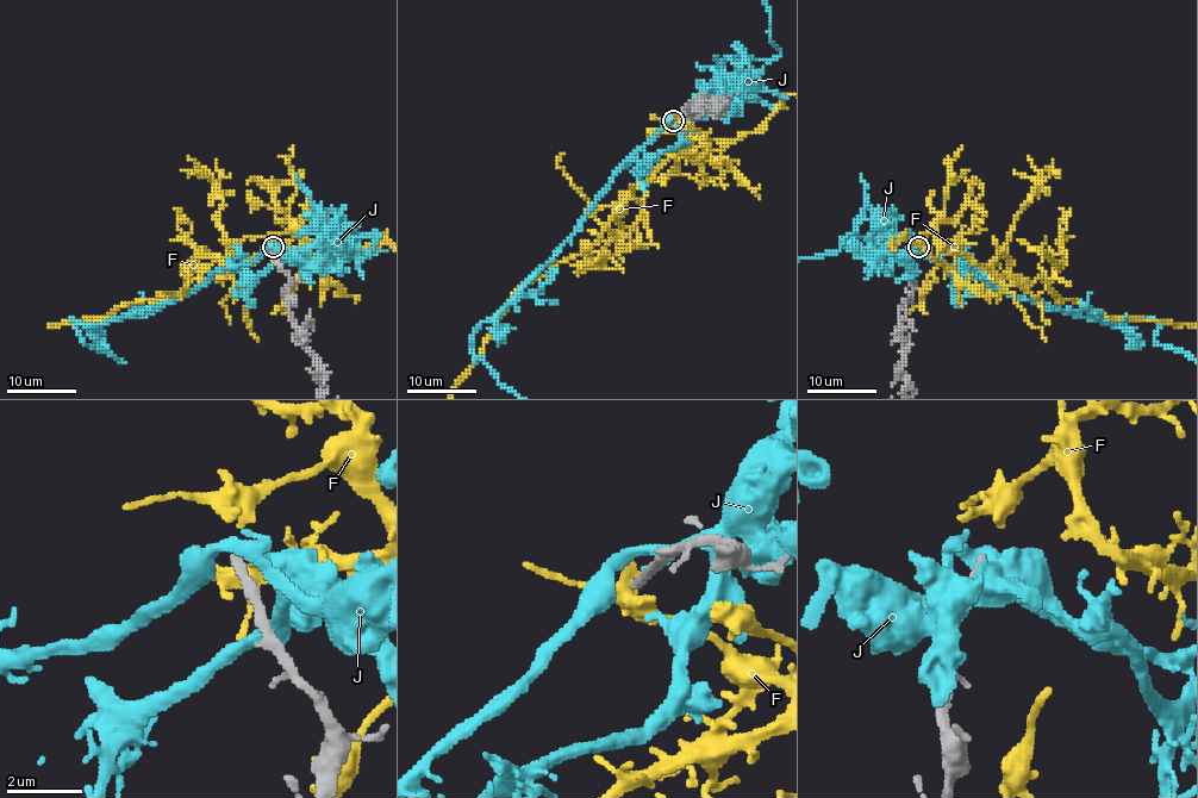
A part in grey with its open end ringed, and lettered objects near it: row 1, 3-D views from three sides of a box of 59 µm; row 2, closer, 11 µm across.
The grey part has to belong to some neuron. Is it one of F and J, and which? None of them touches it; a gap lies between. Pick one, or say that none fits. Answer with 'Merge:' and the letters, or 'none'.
Merge: none

